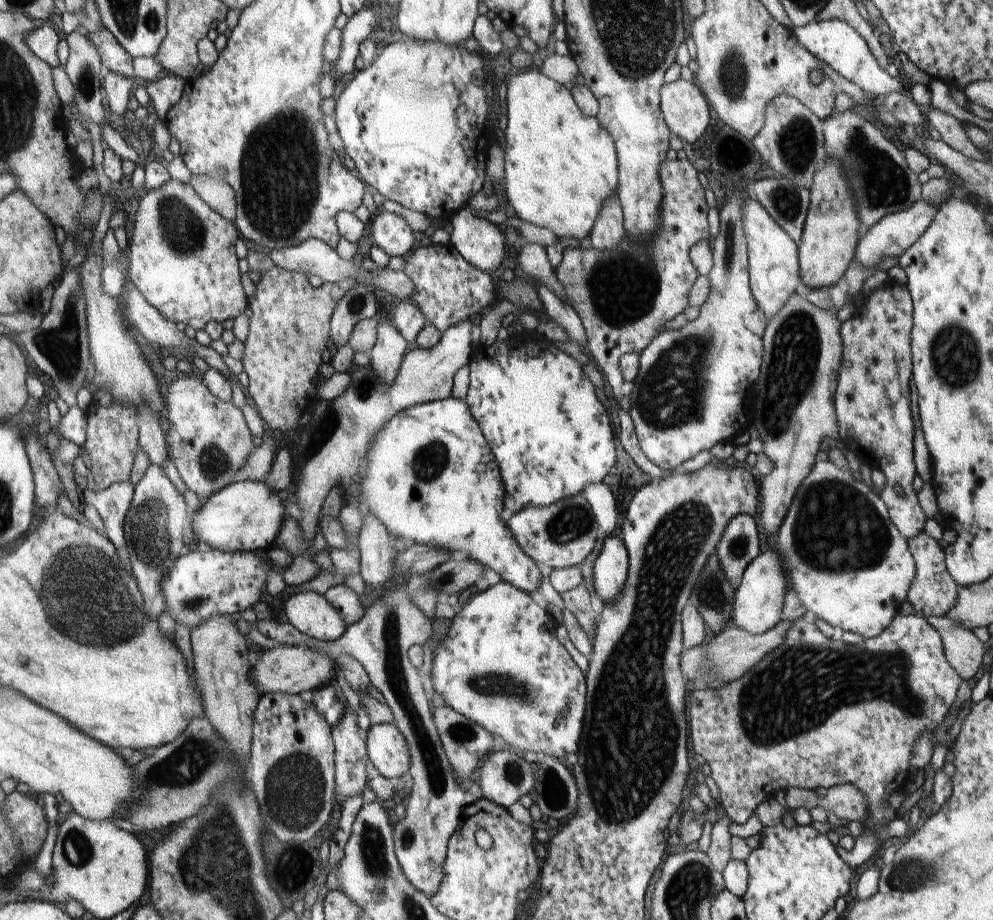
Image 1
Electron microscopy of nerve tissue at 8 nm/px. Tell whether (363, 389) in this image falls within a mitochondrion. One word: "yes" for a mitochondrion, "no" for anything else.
yes

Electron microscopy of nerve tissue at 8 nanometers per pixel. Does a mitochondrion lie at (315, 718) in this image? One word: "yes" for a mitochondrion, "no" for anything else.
no

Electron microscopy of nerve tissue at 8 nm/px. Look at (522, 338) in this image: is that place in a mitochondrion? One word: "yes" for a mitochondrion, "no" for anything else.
no

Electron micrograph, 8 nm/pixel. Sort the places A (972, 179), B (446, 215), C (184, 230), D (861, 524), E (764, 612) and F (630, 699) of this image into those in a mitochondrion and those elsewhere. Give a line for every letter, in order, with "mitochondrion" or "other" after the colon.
A: other
B: other
C: mitochondrion
D: mitochondrion
E: other
F: mitochondrion

